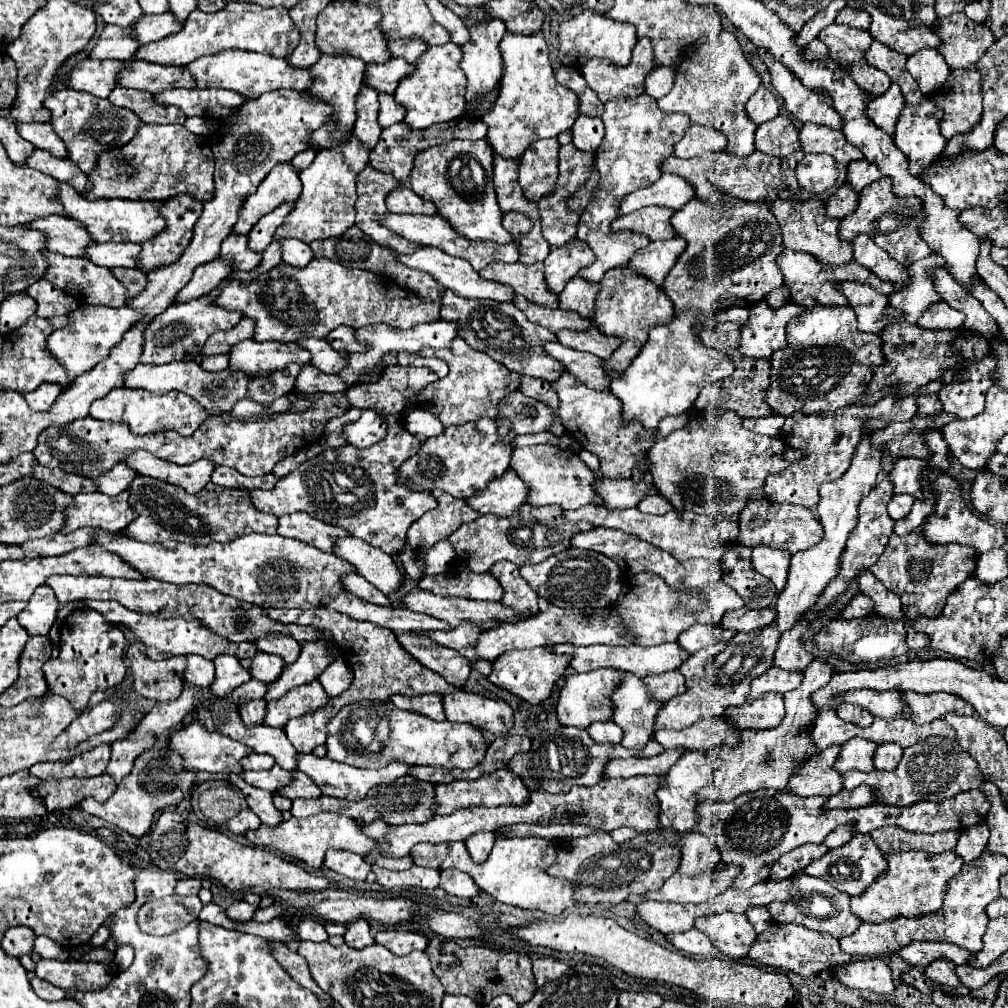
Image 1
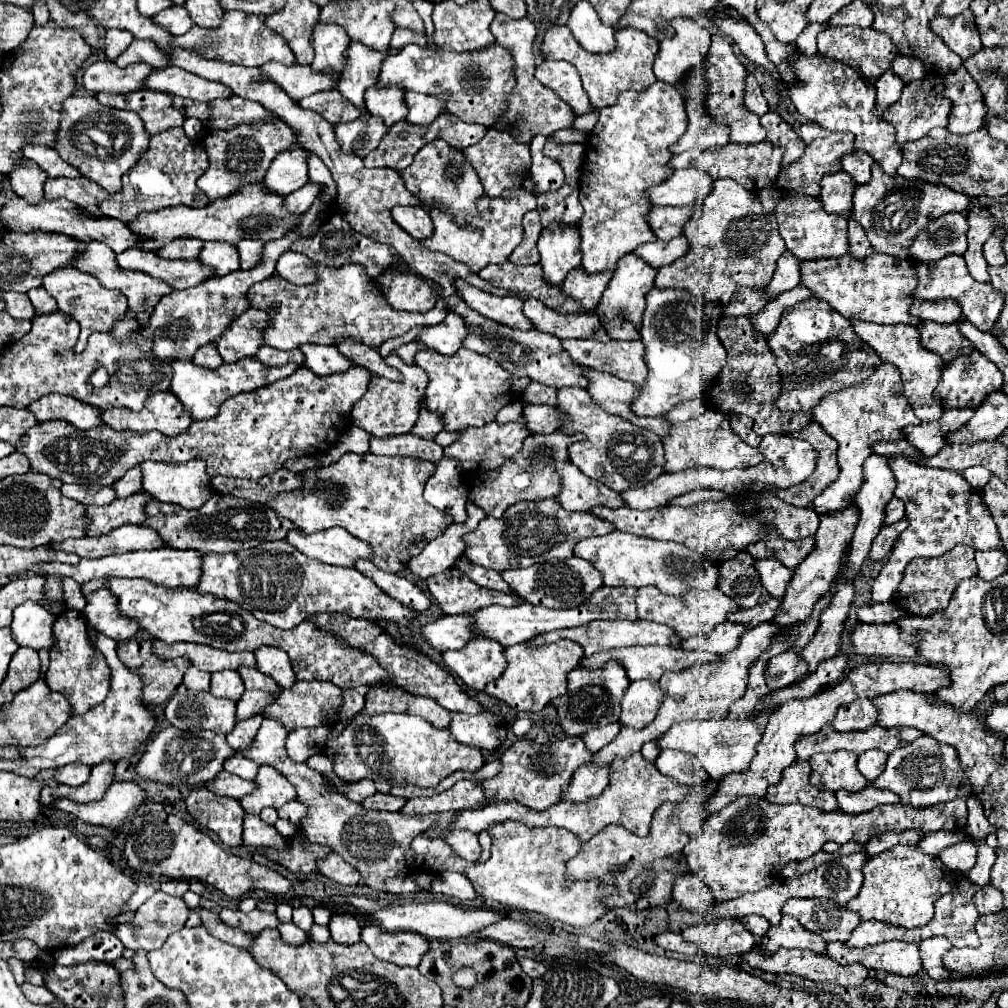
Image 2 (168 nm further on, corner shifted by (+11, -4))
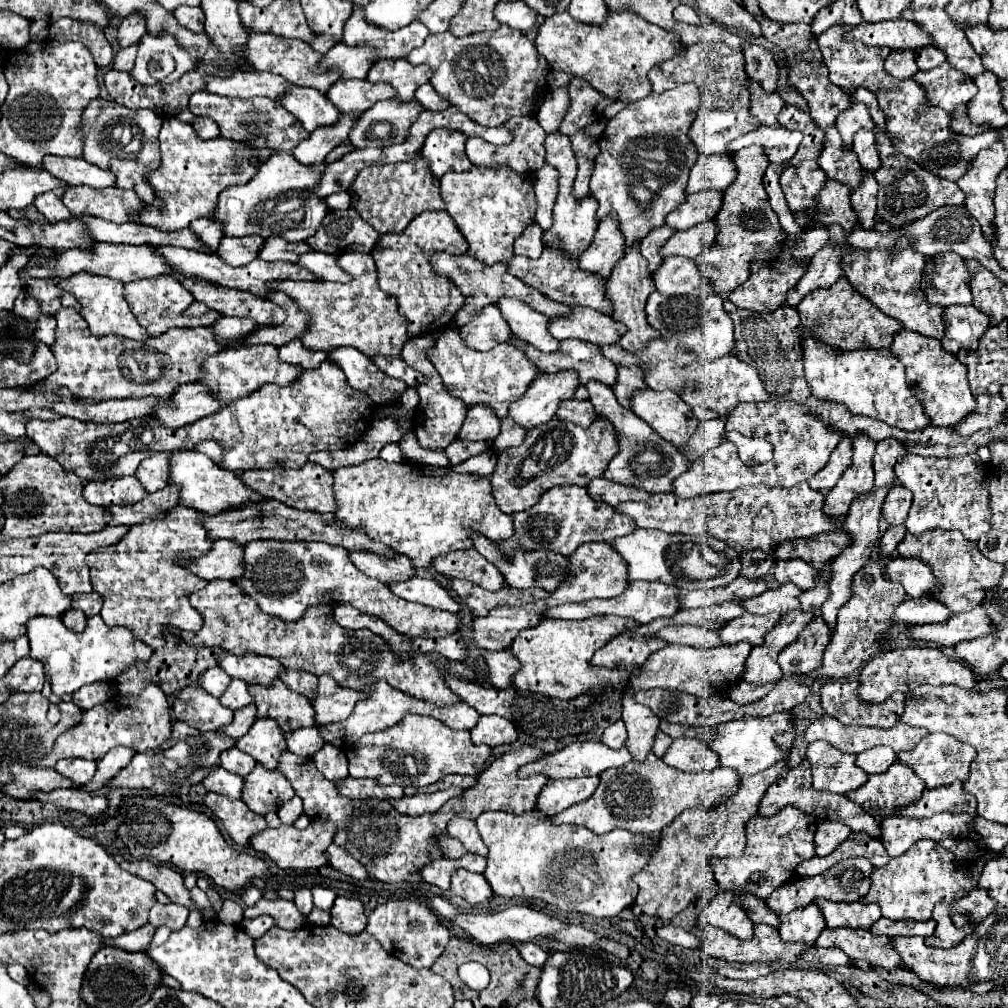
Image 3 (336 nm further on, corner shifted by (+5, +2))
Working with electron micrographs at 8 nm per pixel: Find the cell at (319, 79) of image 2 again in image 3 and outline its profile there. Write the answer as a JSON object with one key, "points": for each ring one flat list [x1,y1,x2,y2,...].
{"points":[[338,43,320,59,320,67,340,71,340,79,364,79,372,59,374,51,366,45,348,47]]}

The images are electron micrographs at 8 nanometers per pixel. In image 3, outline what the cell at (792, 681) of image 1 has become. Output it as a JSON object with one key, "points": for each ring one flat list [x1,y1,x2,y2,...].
{"points":[[818,617,814,619,798,637,798,641,786,645,778,655,778,663,784,675,810,673,822,665,822,653,830,643,830,631,826,623]]}

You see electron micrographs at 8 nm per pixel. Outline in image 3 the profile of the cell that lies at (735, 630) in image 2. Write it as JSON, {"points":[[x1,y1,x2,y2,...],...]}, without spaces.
{"points":[[744,613,740,617,734,617,732,621,726,621,726,625,718,629,718,635,722,639,722,645,738,641,750,641,752,645,762,645,764,633,770,631,778,621,780,613,768,613,768,615]]}

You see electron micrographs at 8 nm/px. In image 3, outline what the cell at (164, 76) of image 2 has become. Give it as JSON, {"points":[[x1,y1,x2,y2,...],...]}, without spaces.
{"points":[[234,71,230,77,206,77,206,91,224,97,278,97,286,89,286,79,274,73,242,73]]}

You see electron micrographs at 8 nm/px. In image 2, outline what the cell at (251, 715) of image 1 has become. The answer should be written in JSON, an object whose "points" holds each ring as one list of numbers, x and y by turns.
{"points":[[254,715,252,719,246,719,246,721,236,723,234,731,226,735,230,747,234,751,244,751,244,747,250,747,252,741,254,741,254,737,256,737,256,733,258,733,258,729,260,729,262,719,264,719,262,715]]}

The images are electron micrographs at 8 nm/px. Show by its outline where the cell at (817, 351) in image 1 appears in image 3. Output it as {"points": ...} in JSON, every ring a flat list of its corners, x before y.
{"points":[[840,277,832,287,828,289,816,289,810,295,806,295,798,303,798,315,800,315,800,339,806,337,806,329,810,325,818,325,816,337,822,337,822,341,830,341,830,345,838,345,838,349,888,349,892,345,894,333,900,329,898,321,882,313,876,305,866,301,862,295,854,293,852,285,846,281,846,277]]}

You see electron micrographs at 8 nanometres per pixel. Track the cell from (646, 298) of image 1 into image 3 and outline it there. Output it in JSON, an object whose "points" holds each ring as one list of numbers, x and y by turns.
{"points":[[662,225,654,231,650,231,642,241,640,241,640,253,642,257,648,261,648,273,656,273,656,269,662,265,662,257,658,255,658,247,660,243,666,243,666,239,670,237,670,233,674,233,674,229,670,229,668,225]]}

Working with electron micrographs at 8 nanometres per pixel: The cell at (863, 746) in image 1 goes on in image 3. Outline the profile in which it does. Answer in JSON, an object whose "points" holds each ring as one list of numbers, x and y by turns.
{"points":[[814,741,806,749,806,759,812,763,812,787,844,795,868,781,868,775,856,767,856,755,842,753,826,741]]}

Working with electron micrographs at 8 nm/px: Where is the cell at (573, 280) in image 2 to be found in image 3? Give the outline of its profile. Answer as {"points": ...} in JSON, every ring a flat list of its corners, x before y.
{"points":[[610,215,598,223,598,231,594,235,592,245,586,249,586,253,582,253,582,257,578,257,578,267,582,271,608,279,622,257,624,257,622,233,618,233,618,223]]}

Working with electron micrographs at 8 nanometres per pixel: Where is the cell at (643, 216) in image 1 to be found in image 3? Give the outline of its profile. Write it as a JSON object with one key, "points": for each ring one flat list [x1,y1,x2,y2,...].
{"points":[[702,191,686,197,686,201,666,217,666,225,686,231,706,219,714,219,722,205,722,191]]}

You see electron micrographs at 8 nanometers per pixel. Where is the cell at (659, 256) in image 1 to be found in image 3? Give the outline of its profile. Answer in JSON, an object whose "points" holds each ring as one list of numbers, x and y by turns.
{"points":[[710,219,710,221,704,221,700,225,690,227,688,231,676,231,660,247,660,255,662,257,682,255,682,257,696,259,698,253,702,253,704,247,710,245,710,241,714,241,714,237,716,237,716,223,714,223,714,219]]}

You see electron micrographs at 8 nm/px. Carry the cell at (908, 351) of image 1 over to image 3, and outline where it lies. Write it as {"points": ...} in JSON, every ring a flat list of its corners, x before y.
{"points":[[950,305,944,309,944,337,942,347,948,353,960,349,976,349,978,339,988,329,988,317,974,305]]}

